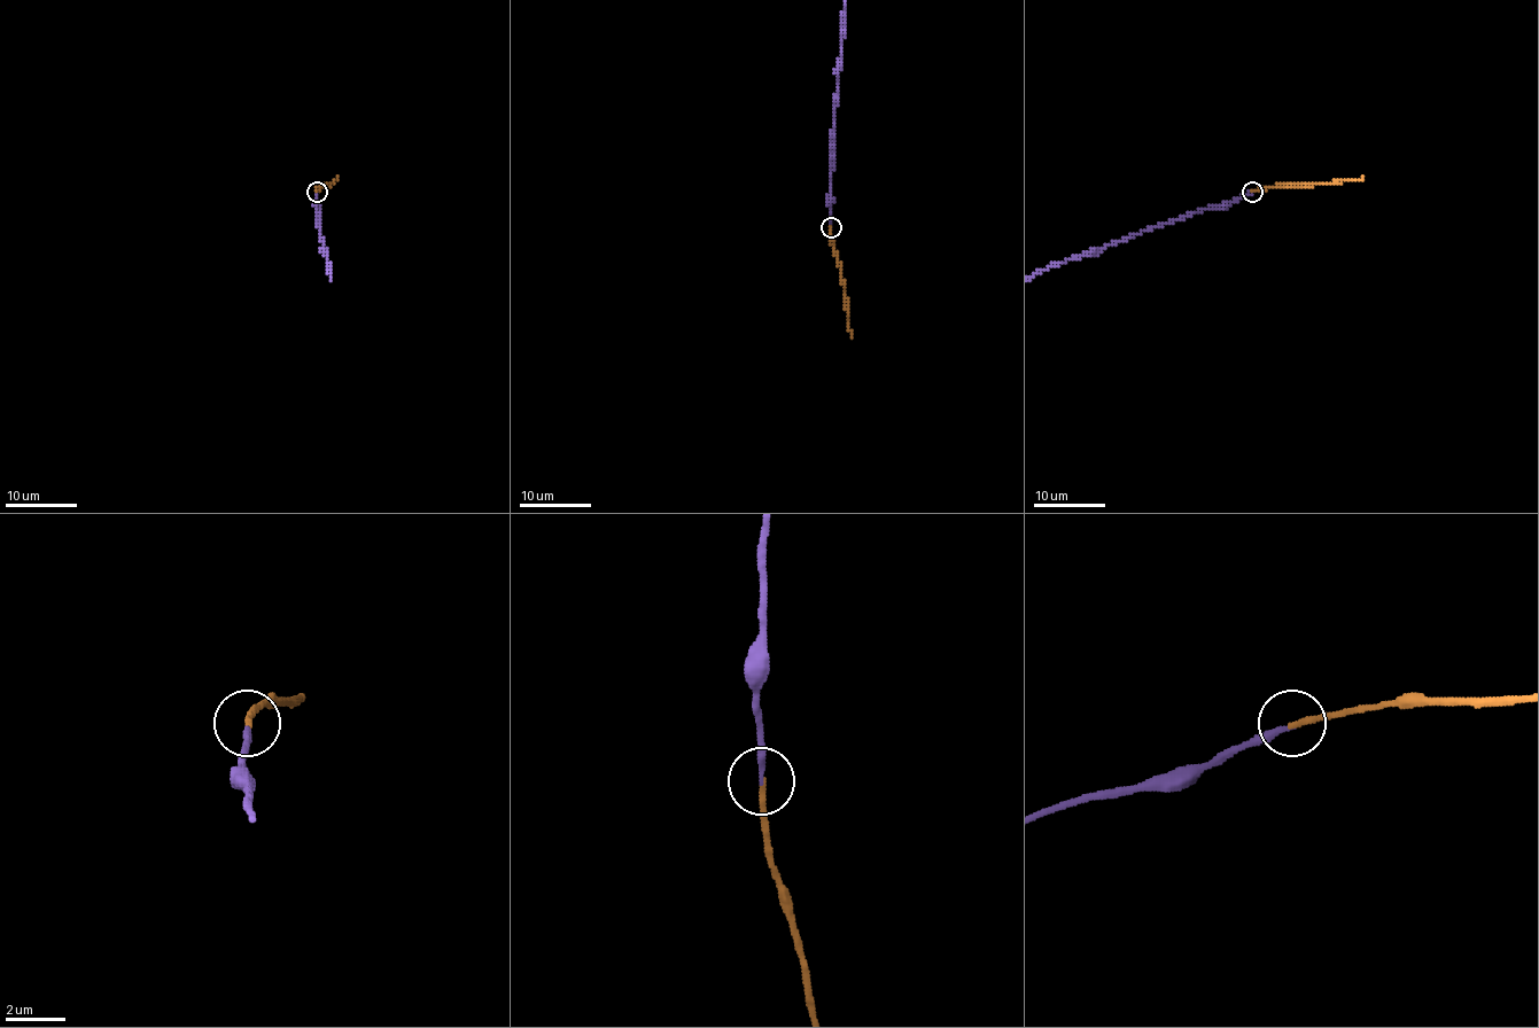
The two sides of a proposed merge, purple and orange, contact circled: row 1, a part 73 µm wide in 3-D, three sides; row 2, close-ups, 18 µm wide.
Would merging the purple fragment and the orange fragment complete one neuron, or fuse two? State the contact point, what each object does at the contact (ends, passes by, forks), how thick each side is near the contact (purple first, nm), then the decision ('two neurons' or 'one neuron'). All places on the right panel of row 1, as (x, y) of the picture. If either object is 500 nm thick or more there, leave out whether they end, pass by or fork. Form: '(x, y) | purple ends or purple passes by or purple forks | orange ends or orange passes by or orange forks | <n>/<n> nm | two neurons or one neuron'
(1252, 192) | purple ends | orange ends | 200/200 nm | one neuron

